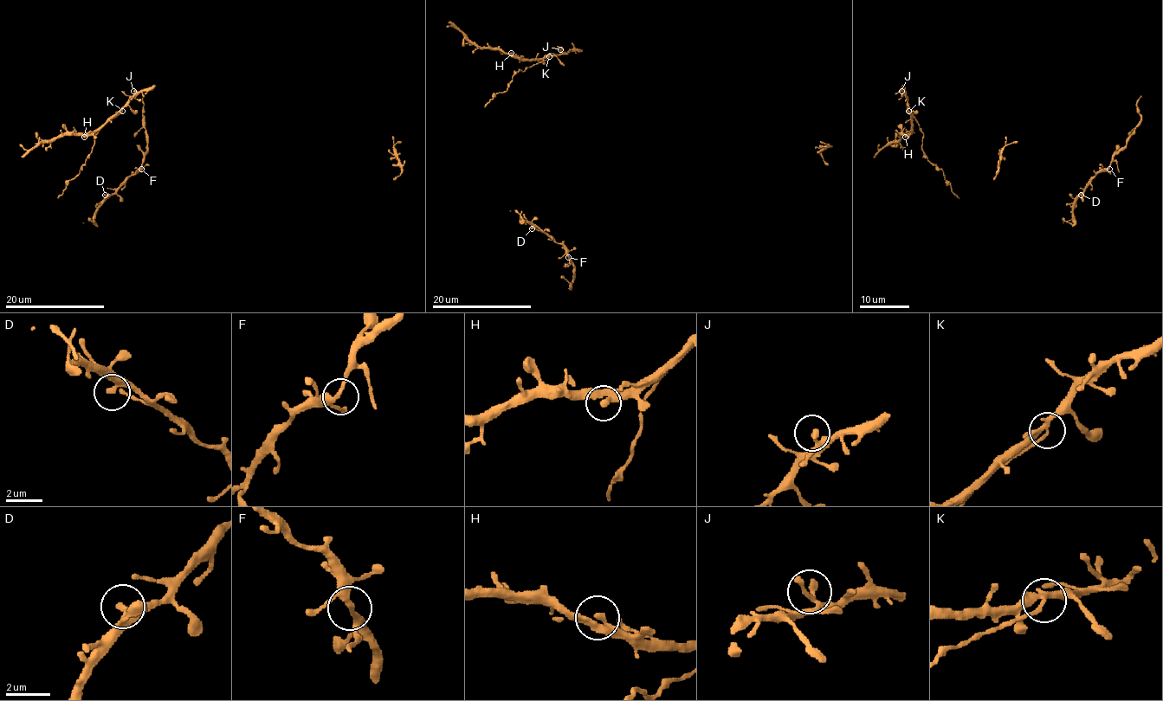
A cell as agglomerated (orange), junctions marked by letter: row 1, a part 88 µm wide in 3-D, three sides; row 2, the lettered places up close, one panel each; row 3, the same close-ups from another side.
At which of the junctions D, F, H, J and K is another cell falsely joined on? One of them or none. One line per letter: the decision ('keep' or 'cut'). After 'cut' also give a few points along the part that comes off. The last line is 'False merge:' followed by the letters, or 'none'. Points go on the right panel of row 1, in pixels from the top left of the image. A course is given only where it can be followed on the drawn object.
D: keep
F: keep
H: keep
J: keep
K: cut; course (909, 110), (923, 132), (924, 155), (943, 171), (944, 178), (959, 198)
False merge: K

